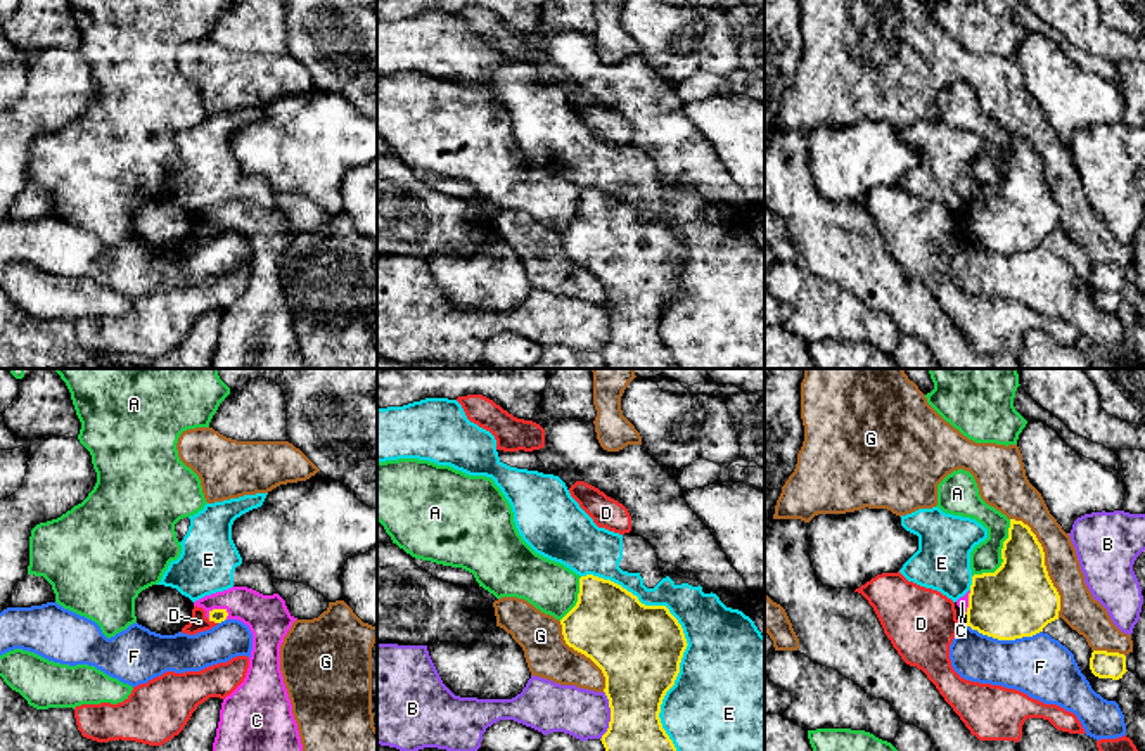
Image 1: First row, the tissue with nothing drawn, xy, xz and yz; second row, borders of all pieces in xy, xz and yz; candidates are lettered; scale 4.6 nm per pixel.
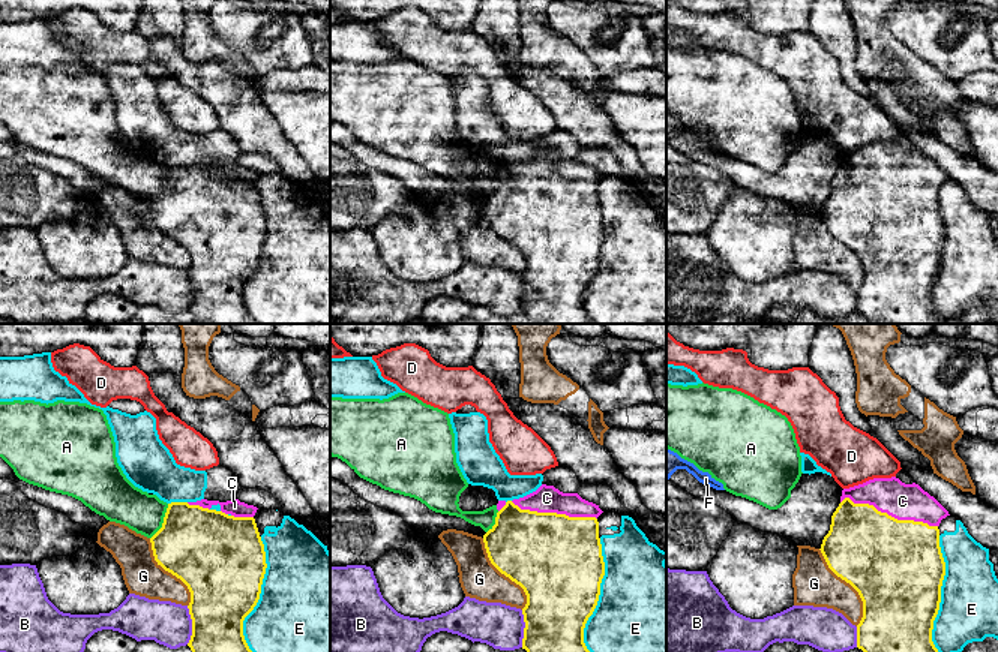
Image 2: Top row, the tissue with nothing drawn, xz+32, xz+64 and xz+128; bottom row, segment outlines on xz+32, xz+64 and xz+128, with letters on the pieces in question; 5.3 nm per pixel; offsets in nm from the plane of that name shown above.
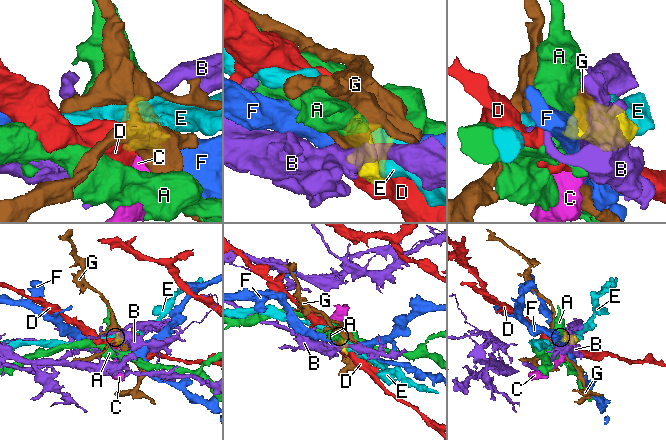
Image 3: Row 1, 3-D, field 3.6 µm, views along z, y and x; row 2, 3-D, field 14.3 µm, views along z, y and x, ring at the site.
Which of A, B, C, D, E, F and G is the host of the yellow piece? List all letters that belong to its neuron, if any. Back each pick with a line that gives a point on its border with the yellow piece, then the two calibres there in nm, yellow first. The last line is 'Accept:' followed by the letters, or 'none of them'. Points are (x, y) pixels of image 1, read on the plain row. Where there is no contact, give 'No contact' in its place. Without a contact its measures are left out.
C: Touches yellow at xy (217, 222). Thickness 60 nm (yellow) against 200 nm
Accept: C

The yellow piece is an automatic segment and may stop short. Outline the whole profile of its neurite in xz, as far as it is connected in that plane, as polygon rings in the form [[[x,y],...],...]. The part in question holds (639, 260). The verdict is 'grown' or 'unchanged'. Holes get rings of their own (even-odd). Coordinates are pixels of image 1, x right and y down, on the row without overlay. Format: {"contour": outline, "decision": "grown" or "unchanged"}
{"contour": [[[593,187],[579,190],[576,218],[560,232],[569,260],[590,270],[605,289],[611,334],[602,348],[607,369],[680,369],[659,325],[675,298],[687,251],[666,218],[645,218],[621,197]]], "decision": "unchanged"}

